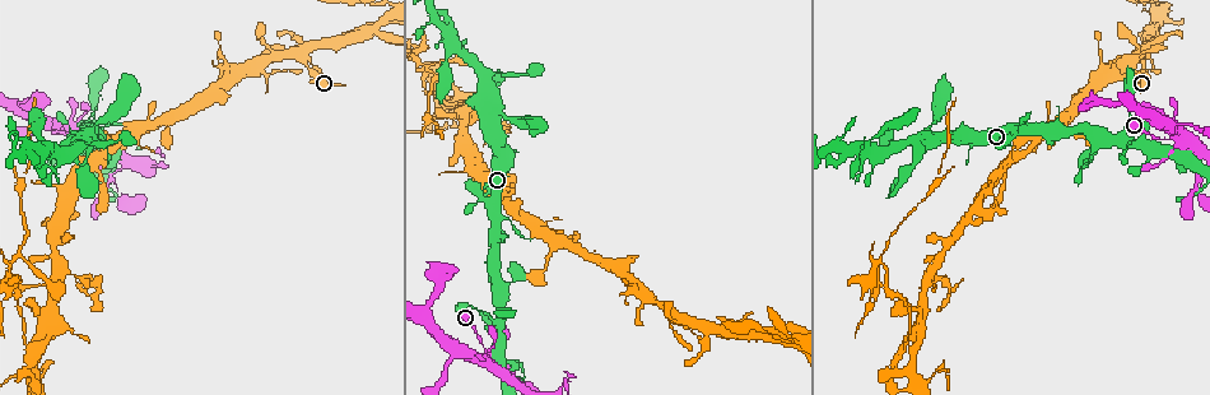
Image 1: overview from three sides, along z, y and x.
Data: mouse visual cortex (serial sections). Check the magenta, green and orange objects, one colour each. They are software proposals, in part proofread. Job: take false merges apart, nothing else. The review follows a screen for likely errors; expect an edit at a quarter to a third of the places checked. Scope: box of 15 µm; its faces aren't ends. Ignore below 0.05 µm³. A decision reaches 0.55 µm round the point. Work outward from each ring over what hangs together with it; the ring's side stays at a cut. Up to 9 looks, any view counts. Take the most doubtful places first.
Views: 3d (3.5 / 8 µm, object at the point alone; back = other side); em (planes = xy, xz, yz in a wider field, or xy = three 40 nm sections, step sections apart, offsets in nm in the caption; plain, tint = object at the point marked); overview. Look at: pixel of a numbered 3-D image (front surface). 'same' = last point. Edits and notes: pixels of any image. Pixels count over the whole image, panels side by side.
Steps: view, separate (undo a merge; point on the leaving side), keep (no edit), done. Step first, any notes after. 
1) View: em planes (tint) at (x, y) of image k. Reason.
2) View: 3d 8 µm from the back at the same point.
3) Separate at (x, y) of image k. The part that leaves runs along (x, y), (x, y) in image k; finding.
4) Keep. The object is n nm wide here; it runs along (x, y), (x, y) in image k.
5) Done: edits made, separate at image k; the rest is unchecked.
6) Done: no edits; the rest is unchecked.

View: 3d 8 µm at (917, 345) of image 1. Arms part here.

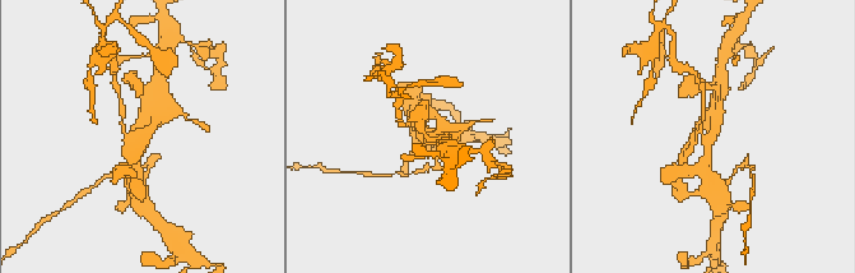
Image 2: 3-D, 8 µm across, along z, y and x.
View: 3d 3.5 µm at (710, 136) of image 2. Closer look.

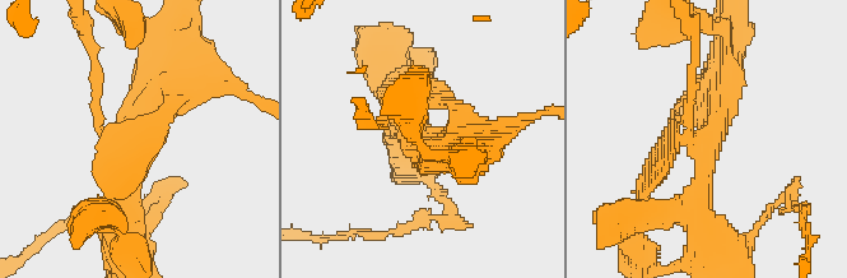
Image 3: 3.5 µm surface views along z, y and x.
View: em xy step 3 (tint) at (707, 140) of image 3. 3 arms meet here; the arms are 150, 350, 400 nm wide.

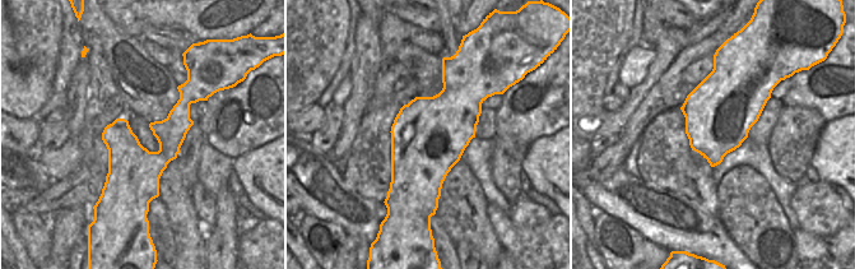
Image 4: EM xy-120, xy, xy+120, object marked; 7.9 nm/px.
Separate at (98, 79) of image 3. A second cell is stuck on.

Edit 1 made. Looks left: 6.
View: 3d 3.5 µm at (944, 283) of image 1. Abrupt turn.

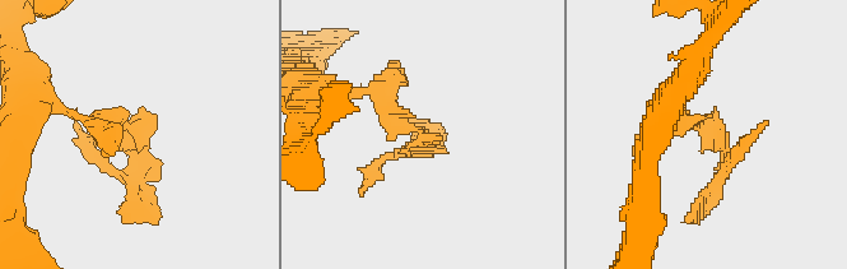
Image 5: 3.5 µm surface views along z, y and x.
View: em xy step 5 (tint) at (418, 140) of image 5. Shape alone is not enough.

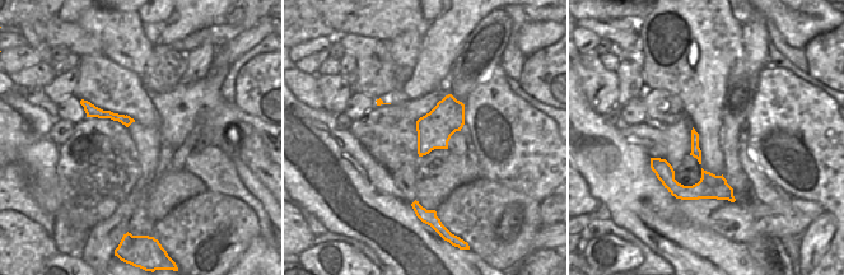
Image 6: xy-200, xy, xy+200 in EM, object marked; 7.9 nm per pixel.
View: em xy step 1 (tint) at the same point. Cut it another way.

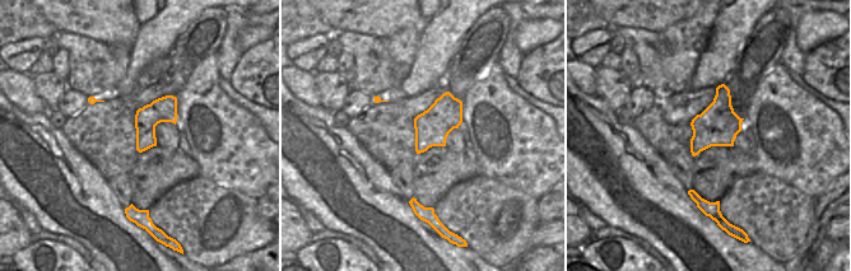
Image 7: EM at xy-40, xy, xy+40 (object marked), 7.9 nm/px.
Separate at (92, 148) of image 5. The object is 280 nm wide here; the part that leaves runs along (128, 125), (139, 180), (124, 219) in image 5; two cells meet here.

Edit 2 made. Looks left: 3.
View: overview. See it whole again.

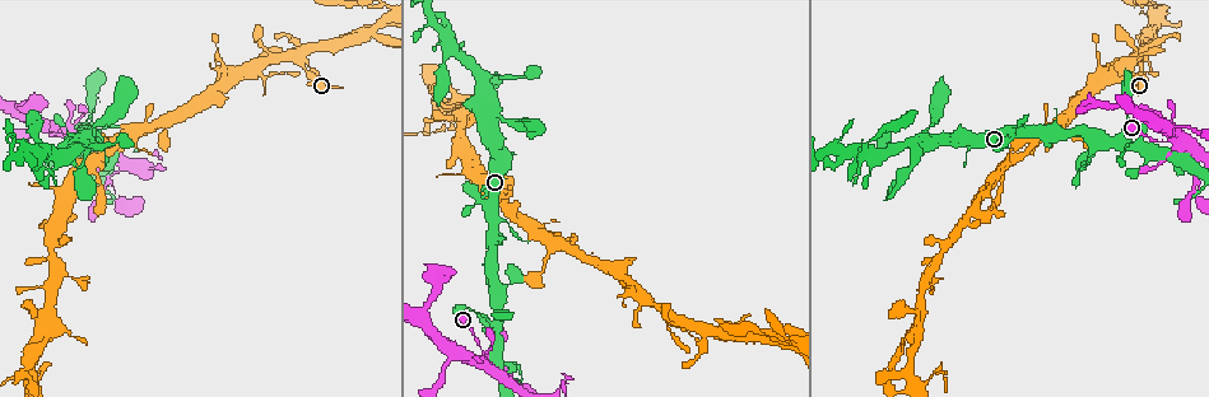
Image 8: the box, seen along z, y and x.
View: 3d 3.5 µm from the back at (446, 46) of image 8. Abrupt turn.

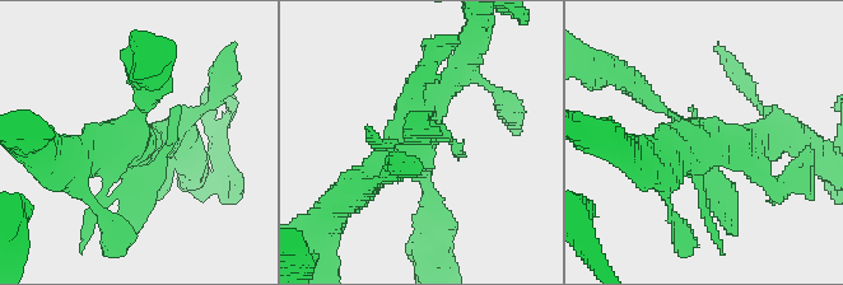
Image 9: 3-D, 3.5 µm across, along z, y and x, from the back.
Keep. It runs along (359, 186), (461, 62) in image 9; one cell here.

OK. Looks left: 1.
Done: edits made, separate at image 3, separate at image 5; the rest is unchecked.

